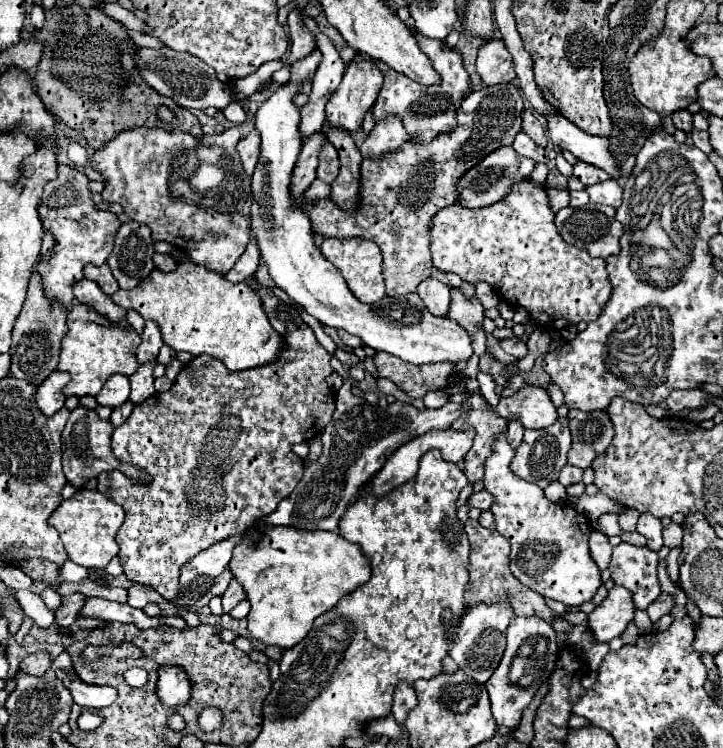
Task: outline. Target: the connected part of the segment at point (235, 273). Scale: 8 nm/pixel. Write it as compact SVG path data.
M251 241L251 243L245 247L243 255L237 259L235 267L233 267L225 277L227 277L229 281L233 281L233 283L245 281L249 275L255 273L257 265L259 265L259 247L257 247L255 241Z

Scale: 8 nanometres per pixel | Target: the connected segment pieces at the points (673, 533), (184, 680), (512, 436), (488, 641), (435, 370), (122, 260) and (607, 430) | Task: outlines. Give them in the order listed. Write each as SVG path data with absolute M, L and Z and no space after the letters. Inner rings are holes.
M671 523L663 529L663 541L667 547L681 547L683 541L683 527L677 523Z
M163 665L163 667L157 669L157 675L159 675L159 679L157 679L157 685L155 685L155 693L157 693L163 707L175 707L177 709L177 707L183 707L183 705L189 703L191 693L193 693L193 683L191 683L191 679L187 677L187 673L181 667Z
M509 421L509 429L507 429L507 441L513 449L519 447L519 443L523 441L523 425L519 421Z
M509 595L493 603L477 603L463 615L459 625L459 643L455 643L455 647L451 649L451 657L463 673L471 675L479 683L485 683L493 675L505 651L505 631L511 617L513 617L513 607L509 603Z
M383 351L375 353L373 363L377 367L377 377L391 379L411 399L425 397L429 391L445 389L449 379L459 375L455 363L413 365Z
M137 221L123 223L115 239L115 249L107 259L121 289L133 289L145 277L149 277L149 273L155 269L151 259L153 253L151 229Z
M605 409L601 411L569 411L569 429L573 435L573 447L567 455L569 463L581 469L591 467L593 459L599 457L613 441L613 423Z

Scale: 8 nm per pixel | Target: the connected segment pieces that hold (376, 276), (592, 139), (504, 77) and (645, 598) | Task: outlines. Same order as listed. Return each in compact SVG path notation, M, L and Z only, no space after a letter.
M349 237L349 239L325 239L321 245L323 255L339 269L343 279L347 281L347 287L351 293L363 301L363 303L377 303L385 297L385 283L381 275L381 251L373 241L367 241L363 237Z
M553 111L547 117L547 123L549 123L549 137L559 149L563 149L563 151L567 149L577 159L581 159L589 165L601 167L615 181L621 177L619 163L615 161L615 157L609 151L607 137L597 137L597 135L585 133L583 129L573 125L569 119L559 115L557 111Z
M489 39L477 55L477 73L485 85L509 83L515 79L513 59L501 39Z
M619 543L613 549L611 579L631 591L637 609L647 609L661 595L657 561L659 555L649 547Z

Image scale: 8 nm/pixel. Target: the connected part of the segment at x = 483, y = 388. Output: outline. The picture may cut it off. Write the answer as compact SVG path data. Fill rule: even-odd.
M479 371L479 373L477 373L477 381L479 381L479 391L481 391L481 395L483 395L489 403L497 403L499 397L497 397L497 393L495 393L495 385L493 385L491 375Z

